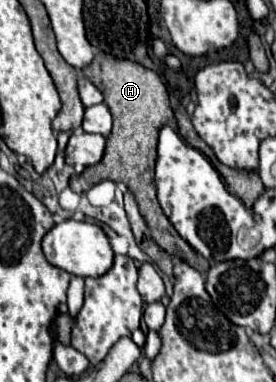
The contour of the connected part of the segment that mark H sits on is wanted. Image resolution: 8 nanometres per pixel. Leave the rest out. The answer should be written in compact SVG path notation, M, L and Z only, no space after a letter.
M97 55L91 65L83 69L85 77L91 77L95 81L95 87L103 93L105 105L109 107L113 115L113 131L107 137L107 147L101 163L97 165L97 171L103 179L111 179L117 183L125 183L127 189L135 195L139 211L151 229L151 235L155 243L165 249L169 255L175 255L183 261L187 261L191 267L199 269L199 273L205 273L209 269L209 263L195 251L191 245L179 237L175 227L165 217L159 201L157 191L153 185L153 169L157 159L157 143L159 143L159 129L163 125L175 127L173 109L169 107L169 95L165 89L165 83L161 77L145 69L143 65L129 61L129 59L115 59L107 55Z

